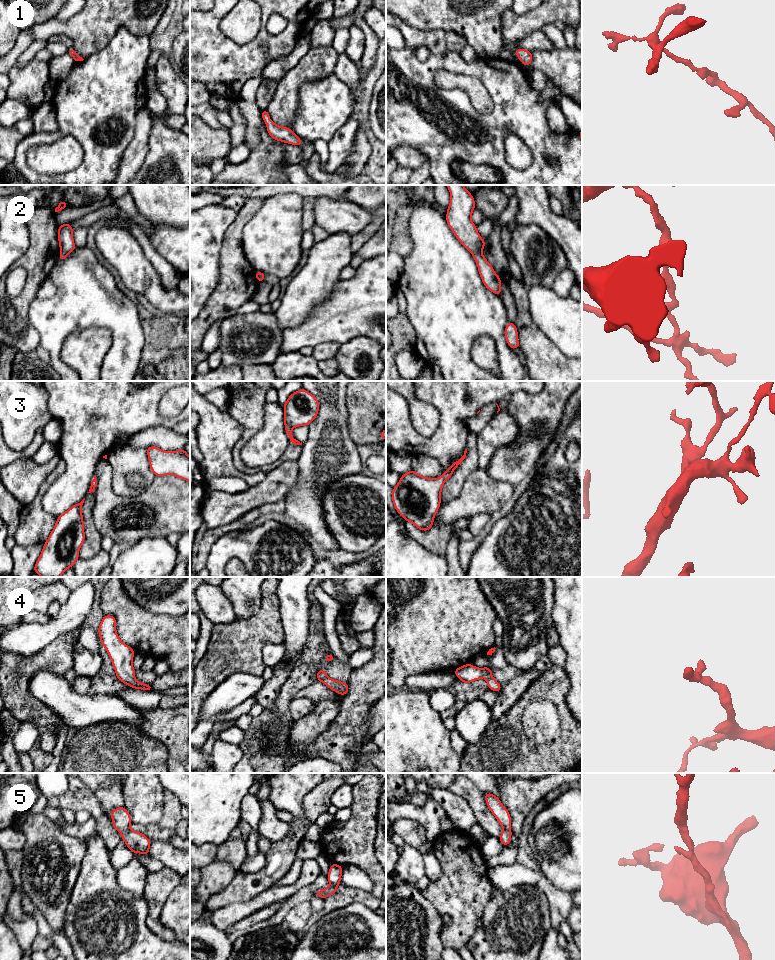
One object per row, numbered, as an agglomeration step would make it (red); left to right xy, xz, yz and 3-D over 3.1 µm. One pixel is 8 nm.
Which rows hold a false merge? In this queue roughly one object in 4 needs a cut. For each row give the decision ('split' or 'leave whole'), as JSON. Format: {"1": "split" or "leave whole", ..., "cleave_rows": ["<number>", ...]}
{"1": "leave whole", "2": "leave whole", "3": "leave whole", "4": "leave whole", "5": "leave whole", "cleave_rows": []}

